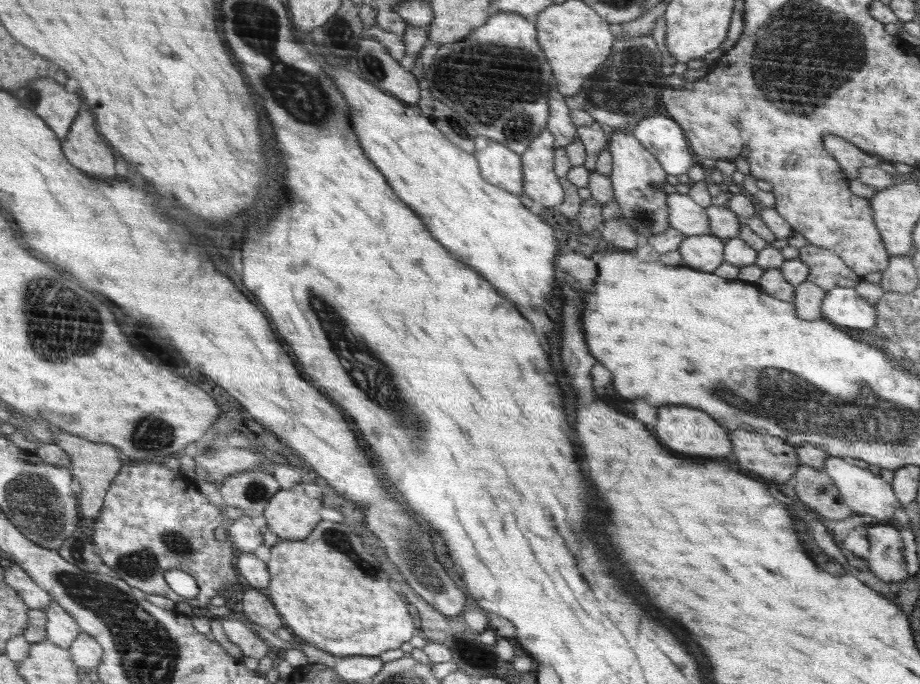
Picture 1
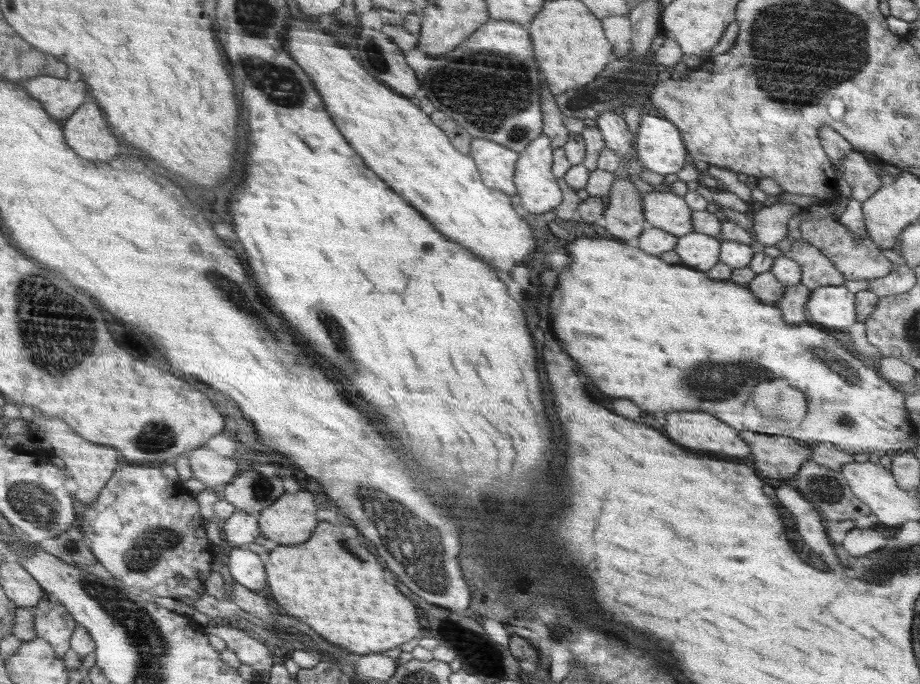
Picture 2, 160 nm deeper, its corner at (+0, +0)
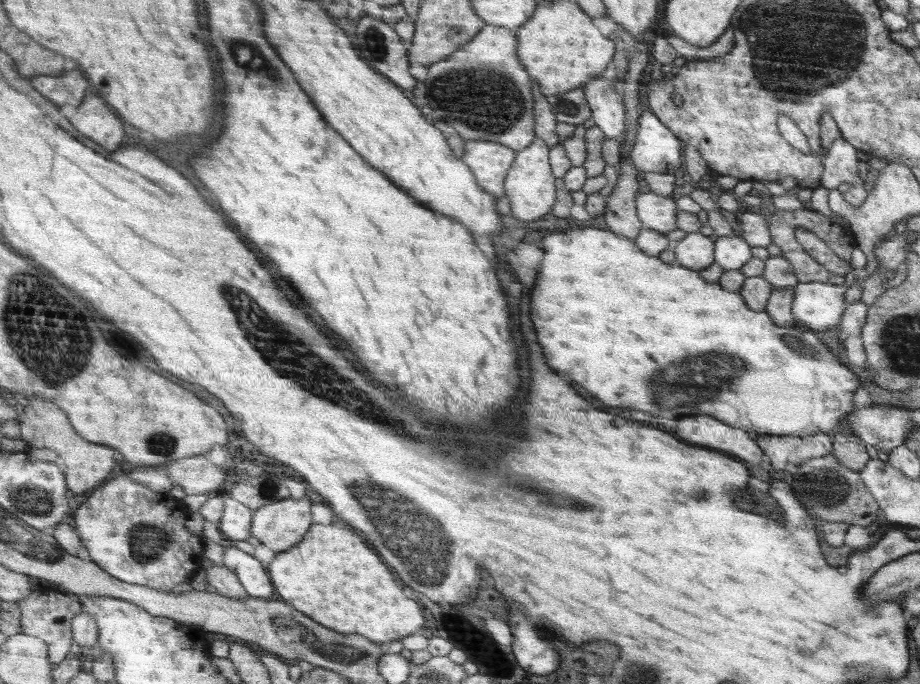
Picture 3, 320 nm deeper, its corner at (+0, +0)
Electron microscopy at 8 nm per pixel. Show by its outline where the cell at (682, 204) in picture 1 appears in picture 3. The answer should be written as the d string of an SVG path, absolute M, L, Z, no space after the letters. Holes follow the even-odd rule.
M652 192L641 194L636 196L635 207L644 228L662 233L677 228L677 204L669 197Z

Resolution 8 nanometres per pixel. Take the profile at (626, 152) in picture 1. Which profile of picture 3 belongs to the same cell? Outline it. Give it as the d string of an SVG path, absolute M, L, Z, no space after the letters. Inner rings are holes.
M599 74L585 82L582 89L592 108L592 120L596 127L606 134L606 138L620 136L626 120L624 104L622 104L622 96L610 86L609 77Z

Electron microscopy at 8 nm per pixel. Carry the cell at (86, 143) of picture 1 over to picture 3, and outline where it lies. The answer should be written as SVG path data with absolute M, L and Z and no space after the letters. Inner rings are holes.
M90 94L77 109L71 121L78 130L98 142L100 146L106 147L106 150L120 150L126 136L126 126L122 118L110 110L104 98Z

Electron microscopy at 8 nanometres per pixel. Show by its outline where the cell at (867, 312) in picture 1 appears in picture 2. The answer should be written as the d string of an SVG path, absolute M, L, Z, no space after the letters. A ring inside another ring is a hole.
M844 284L830 285L813 289L805 304L807 320L829 328L846 328L857 321L857 308L854 308L854 294L844 292Z

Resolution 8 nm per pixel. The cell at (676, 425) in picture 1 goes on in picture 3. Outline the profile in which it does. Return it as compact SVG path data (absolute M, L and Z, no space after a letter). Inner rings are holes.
M710 414L680 418L676 434L691 445L718 449L732 457L742 458L751 466L761 464L764 451L754 440L754 436L722 422L721 419L712 418Z

